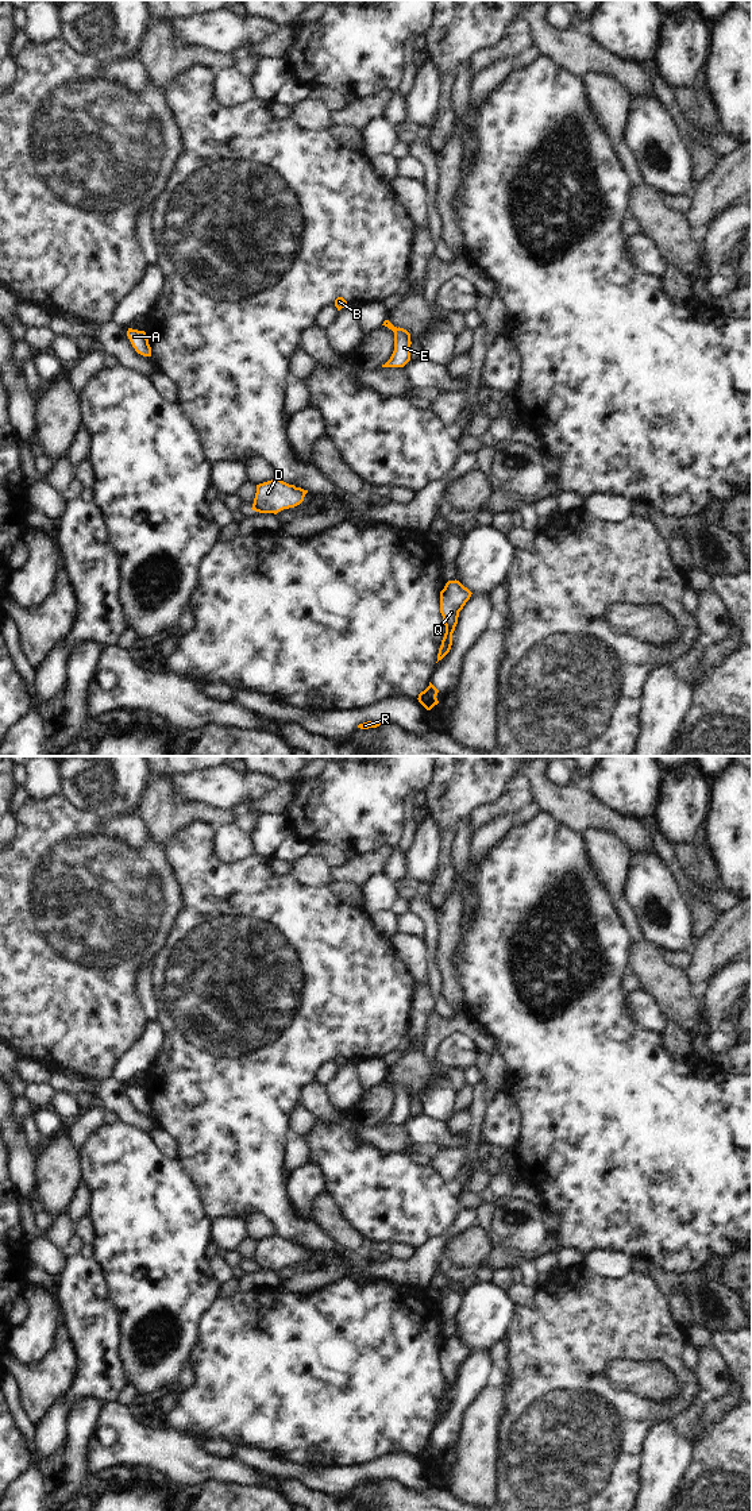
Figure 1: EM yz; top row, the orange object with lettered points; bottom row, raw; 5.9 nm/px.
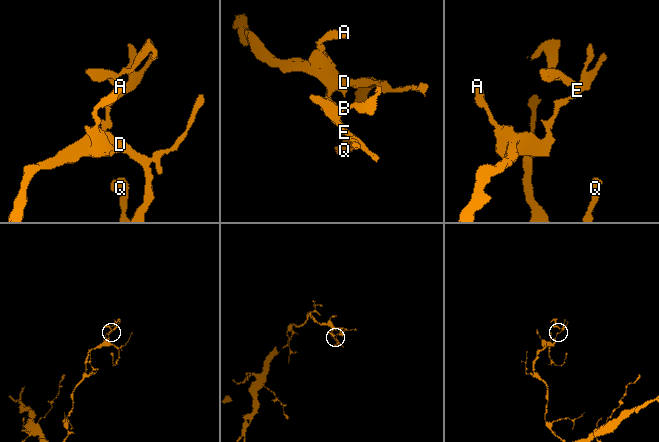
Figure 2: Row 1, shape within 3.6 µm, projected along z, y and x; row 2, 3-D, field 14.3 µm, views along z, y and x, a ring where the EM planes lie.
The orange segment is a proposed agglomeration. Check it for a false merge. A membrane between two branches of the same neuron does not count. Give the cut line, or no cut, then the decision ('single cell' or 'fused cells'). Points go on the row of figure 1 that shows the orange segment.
no cut | single cell

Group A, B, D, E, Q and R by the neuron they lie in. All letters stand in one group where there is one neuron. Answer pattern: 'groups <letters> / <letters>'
groups A B D E Q R

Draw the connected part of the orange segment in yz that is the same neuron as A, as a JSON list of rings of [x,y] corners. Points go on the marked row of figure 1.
[[[128,328],[127,336],[138,354],[151,356],[151,347],[144,331]]]

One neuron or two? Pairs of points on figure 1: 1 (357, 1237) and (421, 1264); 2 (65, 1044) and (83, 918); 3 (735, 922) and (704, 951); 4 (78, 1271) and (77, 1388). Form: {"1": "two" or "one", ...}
{"1": "two", "2": "one", "3": "one", "4": "one"}

